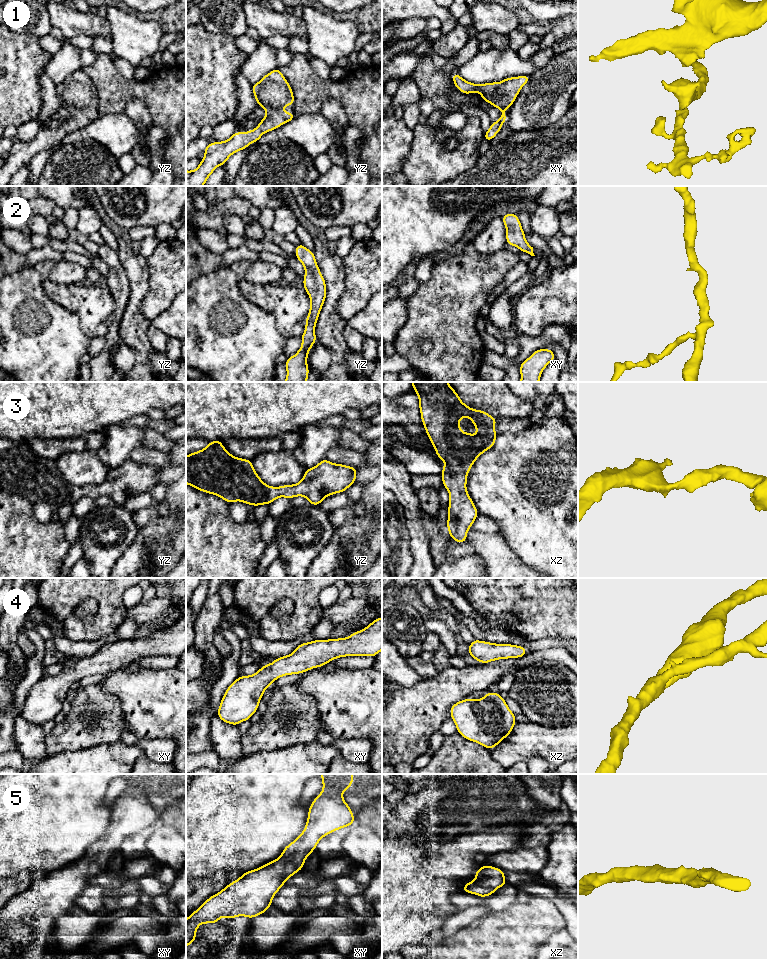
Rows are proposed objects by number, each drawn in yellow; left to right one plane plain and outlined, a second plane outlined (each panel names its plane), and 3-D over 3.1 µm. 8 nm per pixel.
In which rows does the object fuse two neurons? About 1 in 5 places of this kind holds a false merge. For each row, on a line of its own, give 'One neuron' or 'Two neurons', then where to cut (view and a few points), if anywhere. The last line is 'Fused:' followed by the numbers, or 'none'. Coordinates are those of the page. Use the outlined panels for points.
1: One neuron. No split
2: One neuron. No split
3: One neuron. No split
4: One neuron. No split
5: One neuron. No split
Fused: none

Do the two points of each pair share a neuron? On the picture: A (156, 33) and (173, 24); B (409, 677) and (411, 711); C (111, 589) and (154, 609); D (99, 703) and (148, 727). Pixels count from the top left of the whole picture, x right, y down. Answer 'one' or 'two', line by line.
A: two
B: two
C: two
D: two

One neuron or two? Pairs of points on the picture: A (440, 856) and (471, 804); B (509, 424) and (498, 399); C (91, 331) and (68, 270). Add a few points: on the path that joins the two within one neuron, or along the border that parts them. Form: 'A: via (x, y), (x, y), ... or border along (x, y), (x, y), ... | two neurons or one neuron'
A: border along (472, 831), (437, 841), (428, 848) | two neurons
B: border along (528, 416), (500, 417), (498, 419) | two neurons
C: border along (50, 280), (56, 283), (86, 282) | two neurons

